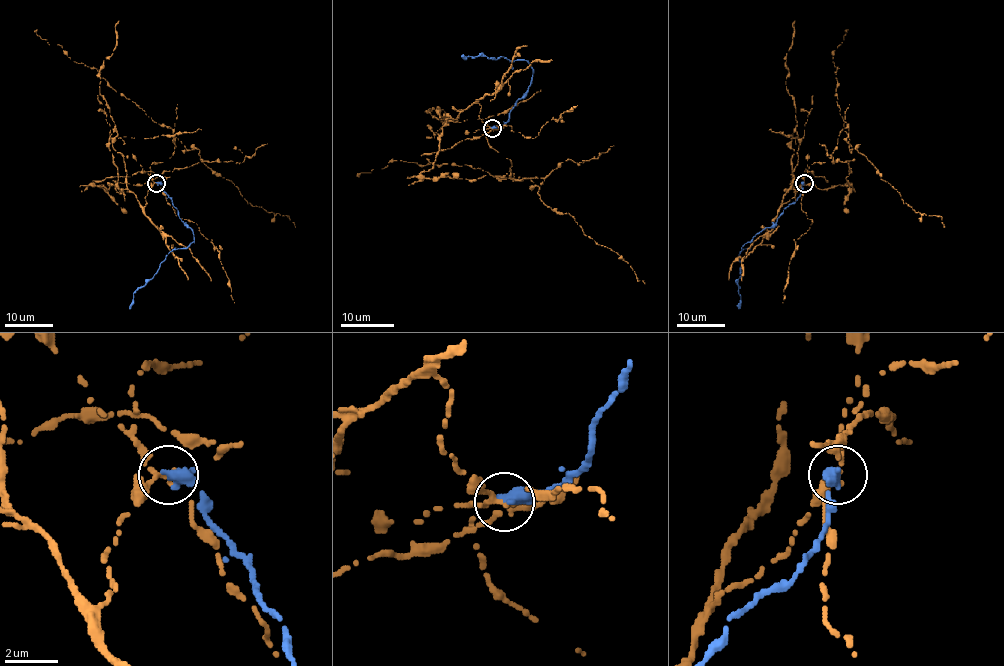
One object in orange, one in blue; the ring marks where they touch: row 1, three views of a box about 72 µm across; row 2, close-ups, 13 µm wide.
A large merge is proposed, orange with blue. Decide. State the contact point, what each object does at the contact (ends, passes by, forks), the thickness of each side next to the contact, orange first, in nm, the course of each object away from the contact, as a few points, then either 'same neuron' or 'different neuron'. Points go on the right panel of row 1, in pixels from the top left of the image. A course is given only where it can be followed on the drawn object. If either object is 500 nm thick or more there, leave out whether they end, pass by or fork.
(804, 183) | orange passes by | blue ends | 190/480 nm | orange via (804, 182), (781, 206), (798, 163), (794, 132), (791, 183), (851, 185), (848, 161), (833, 163), (819, 144) | blue via (804, 183), (801, 193), (770, 227), (765, 227), (741, 247), (738, 308) | different neuron

